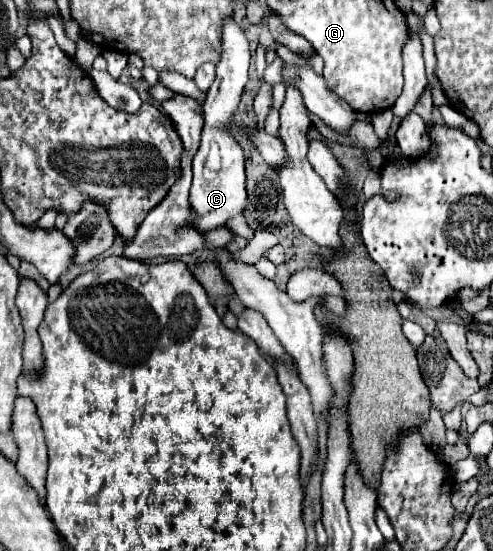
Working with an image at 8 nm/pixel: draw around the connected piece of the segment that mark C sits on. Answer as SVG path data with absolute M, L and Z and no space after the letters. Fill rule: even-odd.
M227 18L223 24L221 38L221 62L217 64L217 78L207 92L207 100L203 104L205 110L205 128L201 134L201 146L193 158L193 184L189 192L189 208L195 212L195 220L191 222L195 230L209 232L223 226L229 218L243 214L247 204L246 174L244 153L241 146L229 132L233 110L237 108L243 88L247 84L251 52L249 40L243 30L235 24L233 18ZM227 174L237 174L237 180Z

